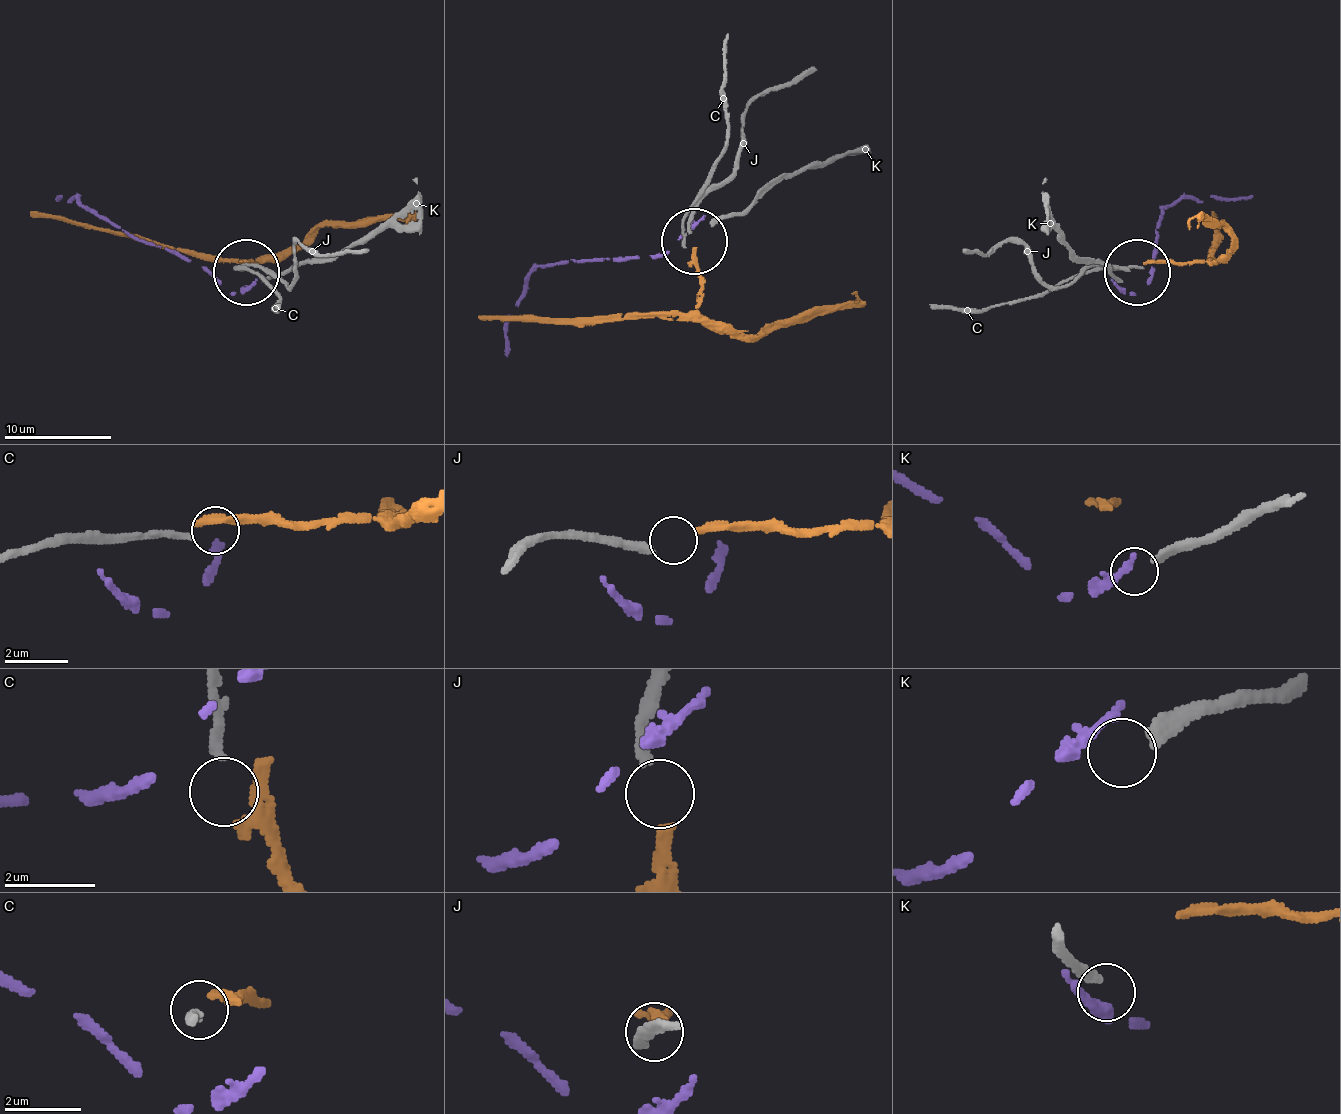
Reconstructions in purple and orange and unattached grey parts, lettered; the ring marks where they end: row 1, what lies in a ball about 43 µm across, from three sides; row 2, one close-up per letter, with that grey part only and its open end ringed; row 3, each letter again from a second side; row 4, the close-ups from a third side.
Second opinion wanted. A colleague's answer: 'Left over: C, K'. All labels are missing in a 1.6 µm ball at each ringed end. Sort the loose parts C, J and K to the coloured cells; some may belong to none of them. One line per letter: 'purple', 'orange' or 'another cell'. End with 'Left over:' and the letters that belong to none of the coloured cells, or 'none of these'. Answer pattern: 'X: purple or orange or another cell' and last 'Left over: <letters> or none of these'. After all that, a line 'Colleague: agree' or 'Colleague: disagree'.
C: another cell
J: orange
K: another cell
Left over: C, K
Colleague: agree

